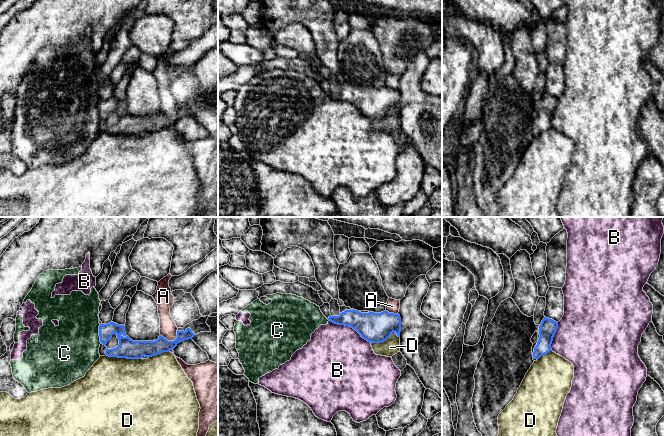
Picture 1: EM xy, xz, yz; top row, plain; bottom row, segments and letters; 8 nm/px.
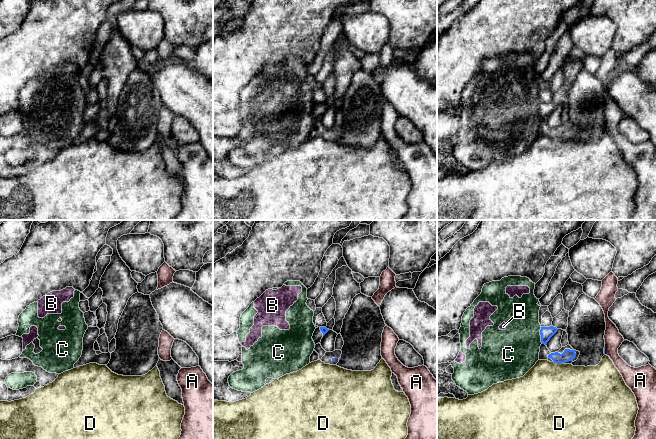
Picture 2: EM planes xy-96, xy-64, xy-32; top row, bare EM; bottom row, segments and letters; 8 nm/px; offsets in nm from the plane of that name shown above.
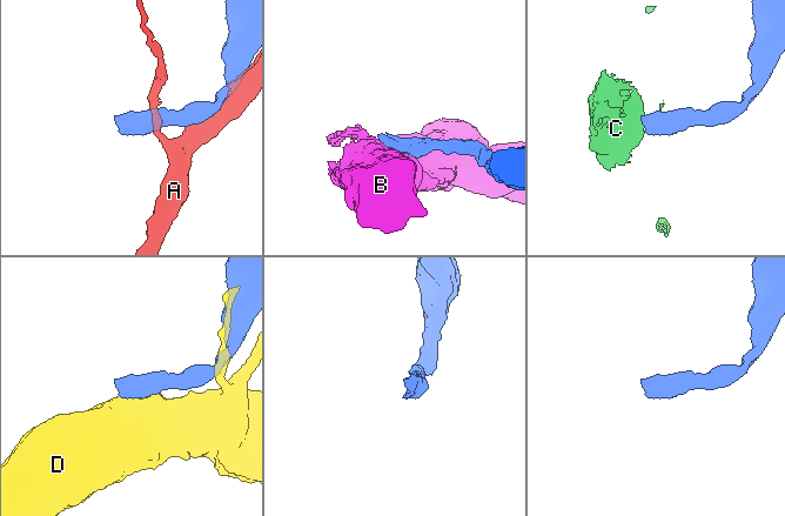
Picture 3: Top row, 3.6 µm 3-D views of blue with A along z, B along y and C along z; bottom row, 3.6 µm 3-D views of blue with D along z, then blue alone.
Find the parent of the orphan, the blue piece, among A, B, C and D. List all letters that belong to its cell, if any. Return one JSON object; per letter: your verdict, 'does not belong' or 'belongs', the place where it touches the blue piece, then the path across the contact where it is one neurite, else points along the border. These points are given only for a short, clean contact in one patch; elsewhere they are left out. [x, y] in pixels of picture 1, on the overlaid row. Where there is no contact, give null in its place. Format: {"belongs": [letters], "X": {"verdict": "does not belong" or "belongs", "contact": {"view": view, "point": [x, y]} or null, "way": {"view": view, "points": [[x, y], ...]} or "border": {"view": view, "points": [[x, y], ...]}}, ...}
{"belongs": [], "A": {"verdict": "does not belong", "contact": {"view": "xy", "point": [172, 341]}}, "B": {"verdict": "does not belong", "contact": {"view": "xz", "point": [349, 326]}}, "C": {"verdict": "does not belong", "contact": {"view": "xy", "point": [99, 333]}, "border": {"view": "xy", "points": [[99, 324], [99, 340], [101, 342]]}}, "D": {"verdict": "does not belong", "contact": {"view": "xy", "point": [123, 357]}}}

